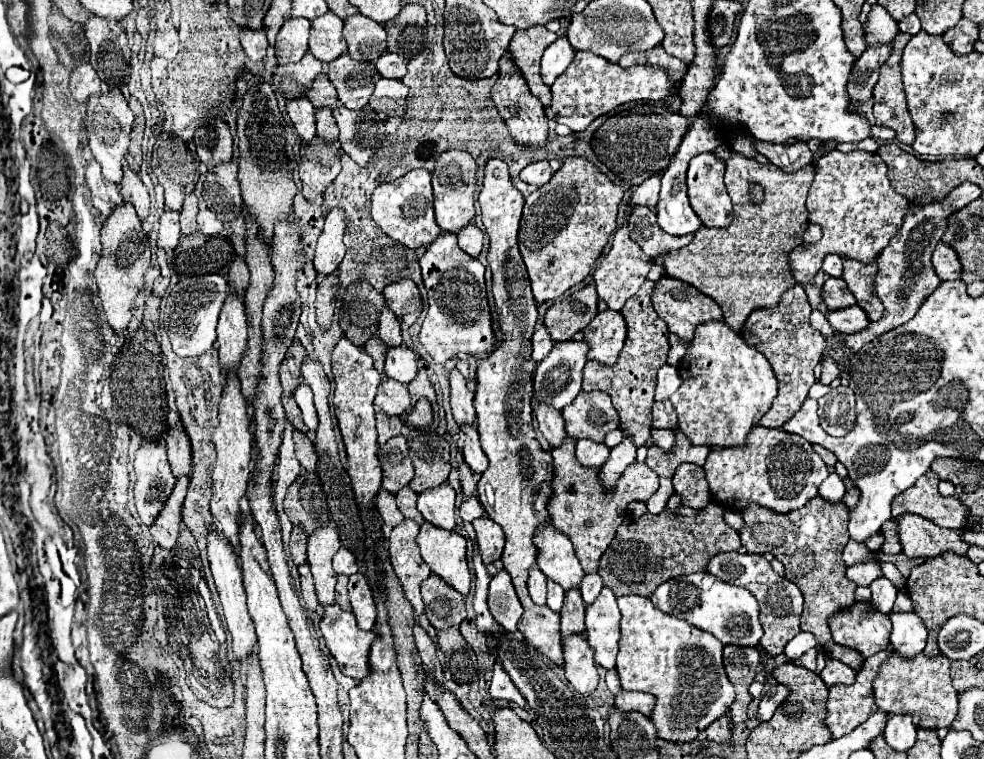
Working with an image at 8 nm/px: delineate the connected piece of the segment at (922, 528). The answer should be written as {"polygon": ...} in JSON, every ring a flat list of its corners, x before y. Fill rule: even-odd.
{"polygon":[[906,513,898,517,898,537,908,557,930,557,944,551,964,555,968,543,962,541,960,535,962,531,938,527,936,523,930,523,930,519,922,519,920,515]]}

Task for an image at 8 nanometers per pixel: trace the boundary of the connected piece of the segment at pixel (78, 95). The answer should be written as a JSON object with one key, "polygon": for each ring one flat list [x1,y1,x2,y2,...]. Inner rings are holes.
{"polygon":[[80,65,70,73,70,93,78,103,88,103,90,95,100,95,100,79,92,65]]}

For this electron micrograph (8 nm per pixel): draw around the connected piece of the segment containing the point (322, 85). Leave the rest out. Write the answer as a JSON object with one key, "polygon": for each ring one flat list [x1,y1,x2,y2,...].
{"polygon":[[320,73,320,75,314,79,314,83,312,83,310,91,306,93,306,97,308,97,308,101,310,101,316,109,320,109,320,107,330,107,330,109,334,109,334,107,340,105,338,97,336,97,336,89,334,89,334,85,330,83,330,79,326,77,326,73]]}

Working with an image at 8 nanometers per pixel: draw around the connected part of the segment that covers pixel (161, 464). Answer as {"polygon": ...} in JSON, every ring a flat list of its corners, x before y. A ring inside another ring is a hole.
{"polygon":[[154,441,144,443,134,457,134,471,138,477,134,499,144,525,154,523,158,511,162,511,162,503,166,503,172,491,170,463,162,461,162,457,166,457,166,447]]}

